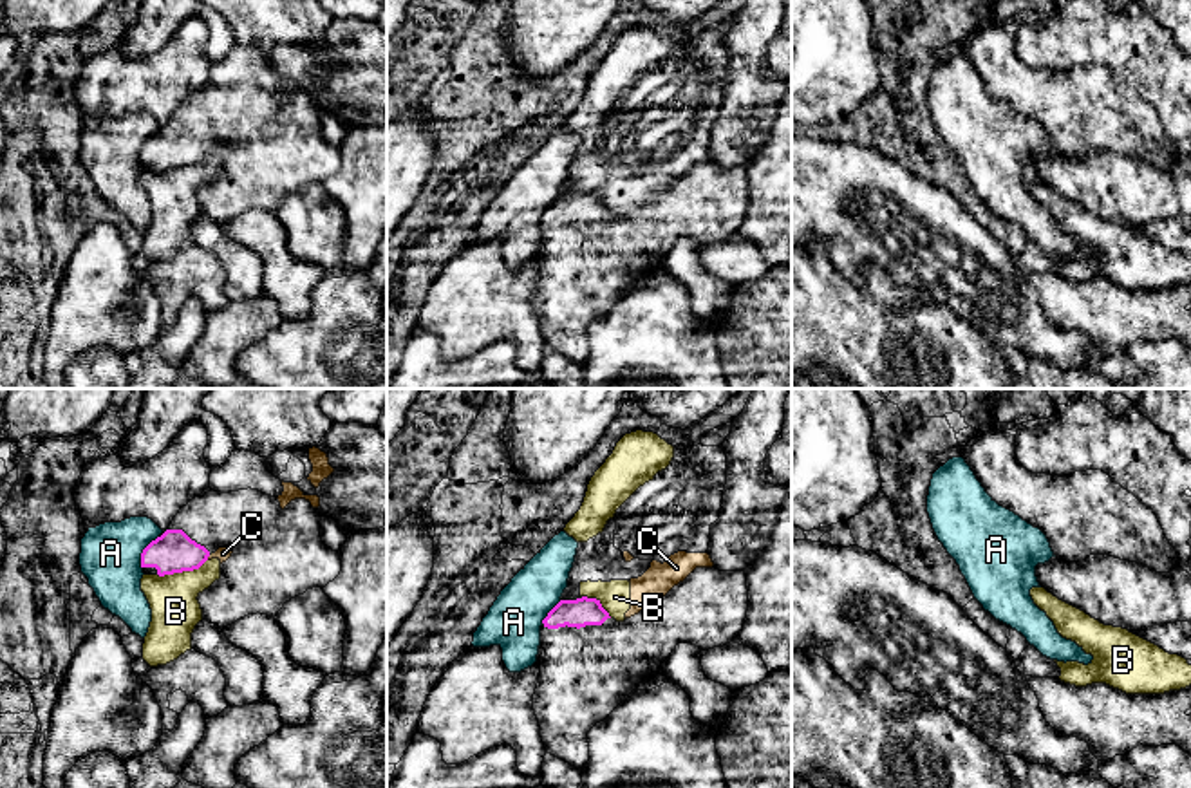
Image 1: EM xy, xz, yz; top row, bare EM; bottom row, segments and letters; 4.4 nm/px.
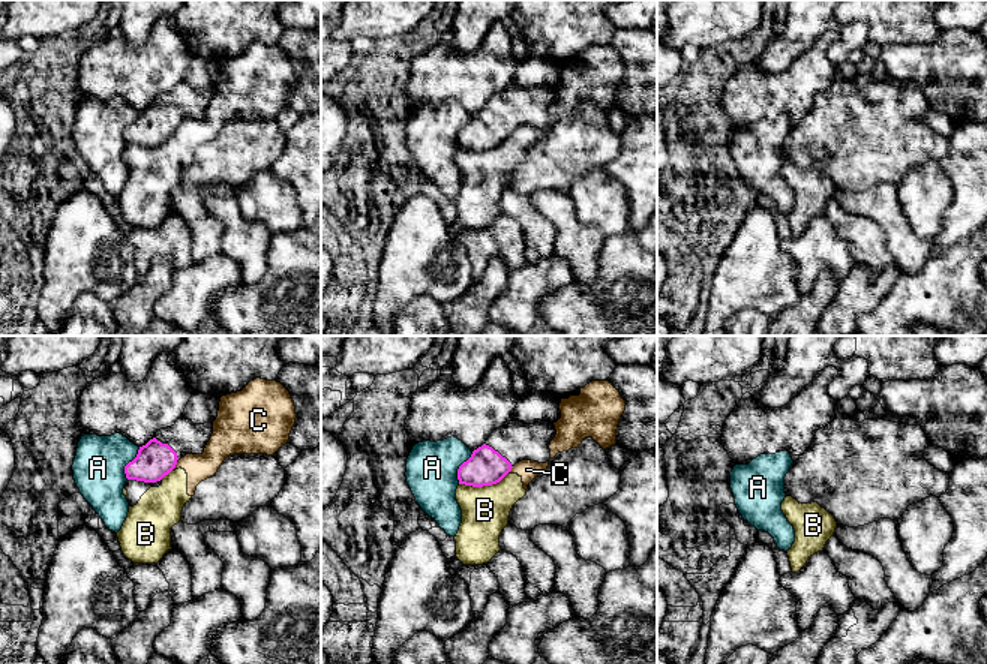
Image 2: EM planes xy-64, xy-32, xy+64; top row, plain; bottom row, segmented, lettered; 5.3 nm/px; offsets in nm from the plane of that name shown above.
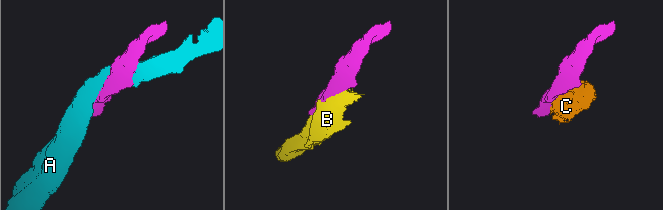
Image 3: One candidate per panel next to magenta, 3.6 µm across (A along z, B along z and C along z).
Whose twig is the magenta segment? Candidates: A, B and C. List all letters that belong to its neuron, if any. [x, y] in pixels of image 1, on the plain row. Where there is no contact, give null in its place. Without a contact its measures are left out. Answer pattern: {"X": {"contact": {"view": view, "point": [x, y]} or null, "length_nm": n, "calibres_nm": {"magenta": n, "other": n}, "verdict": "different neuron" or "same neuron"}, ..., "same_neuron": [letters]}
{"A": {"contact": {"view": "xy", "point": [143, 147]}, "length_nm": 170, "calibres_nm": {"magenta": 190, "other": 280}, "verdict": "different neuron"}, "B": {"contact": {"view": "xy", "point": [181, 167]}, "length_nm": 240, "calibres_nm": {"magenta": 190, "other": 220}, "verdict": "different neuron"}, "C": {"contact": {"view": "xy", "point": [208, 150]}, "length_nm": 30, "calibres_nm": {"magenta": 190, "other": 60}, "verdict": "different neuron"}, "same_neuron": []}

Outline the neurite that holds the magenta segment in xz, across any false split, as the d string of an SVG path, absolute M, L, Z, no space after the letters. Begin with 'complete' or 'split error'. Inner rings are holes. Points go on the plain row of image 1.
split error; M696 163L683 177L638 210L616 217L596 193L560 195L542 215L533 305L548 349L584 365L589 356L587 327L604 316L638 278L656 271L678 239L703 246L736 235L748 206L745 166Z

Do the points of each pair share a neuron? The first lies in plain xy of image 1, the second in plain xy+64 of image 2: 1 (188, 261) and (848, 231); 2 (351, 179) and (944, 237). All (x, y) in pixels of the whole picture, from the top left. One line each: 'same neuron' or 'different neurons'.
1: different neurons
2: same neuron

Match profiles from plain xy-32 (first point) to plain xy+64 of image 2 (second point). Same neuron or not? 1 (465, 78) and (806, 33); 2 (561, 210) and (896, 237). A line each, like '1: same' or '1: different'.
1: different
2: same

